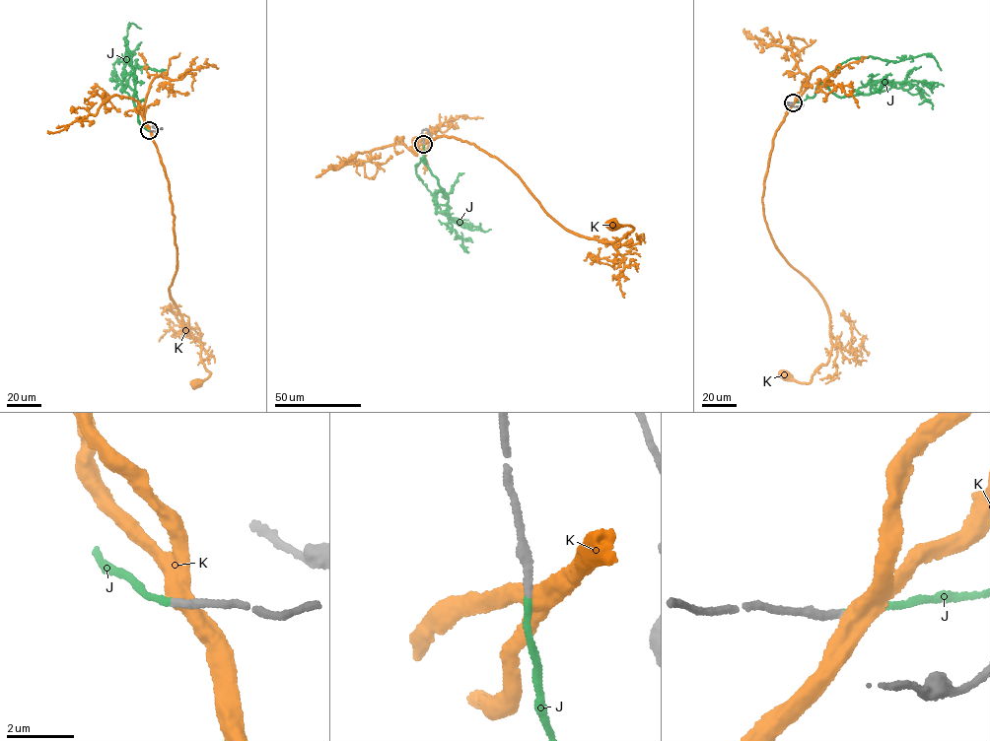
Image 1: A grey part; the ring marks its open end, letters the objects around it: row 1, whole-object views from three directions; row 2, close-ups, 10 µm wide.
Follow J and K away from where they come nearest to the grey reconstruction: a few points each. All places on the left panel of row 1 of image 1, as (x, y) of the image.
J: (149, 131), (138, 120), (140, 103), (125, 39), (130, 24), (141, 29)
K: (149, 130), (174, 217), (177, 264), (169, 292), (182, 326), (201, 344), (201, 359), (210, 372), (195, 383)

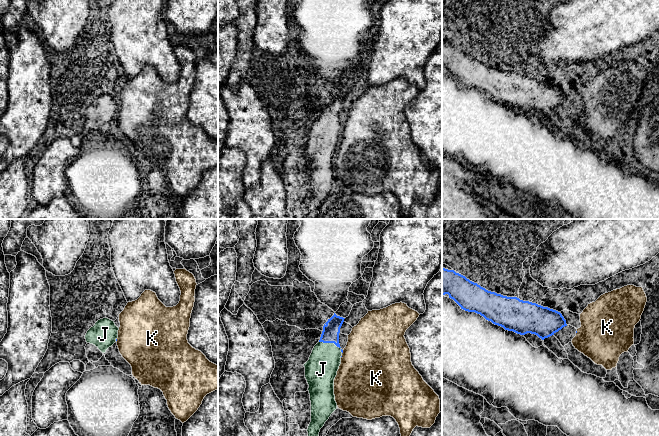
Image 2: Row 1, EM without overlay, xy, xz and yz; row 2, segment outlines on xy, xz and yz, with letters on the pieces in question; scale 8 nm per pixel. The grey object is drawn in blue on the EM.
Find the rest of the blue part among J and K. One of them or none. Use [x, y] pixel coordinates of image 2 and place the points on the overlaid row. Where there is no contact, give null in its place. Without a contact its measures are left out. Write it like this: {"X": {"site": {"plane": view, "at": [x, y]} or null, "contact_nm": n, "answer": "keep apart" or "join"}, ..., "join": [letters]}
{"J": {"site": {"plane": "xz", "at": [331, 342]}, "contact_nm": 220, "answer": "join"}, "K": {"site": {"plane": "xz", "at": [342, 352]}, "contact_nm": 30, "answer": "keep apart"}, "join": ["J"]}

